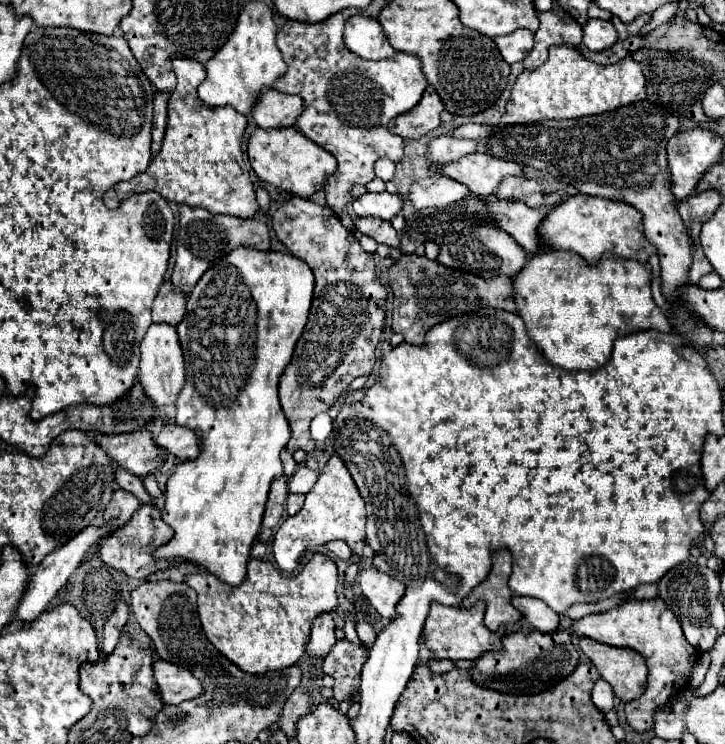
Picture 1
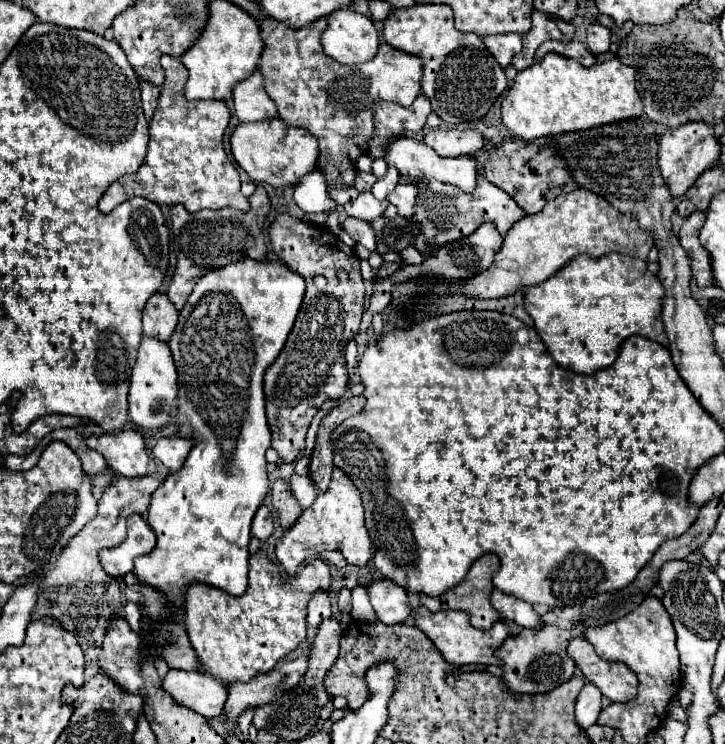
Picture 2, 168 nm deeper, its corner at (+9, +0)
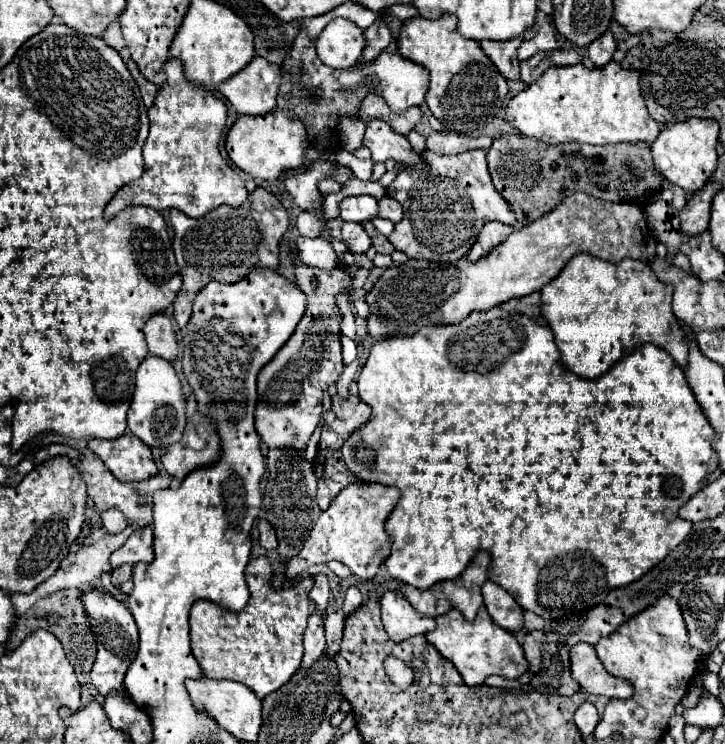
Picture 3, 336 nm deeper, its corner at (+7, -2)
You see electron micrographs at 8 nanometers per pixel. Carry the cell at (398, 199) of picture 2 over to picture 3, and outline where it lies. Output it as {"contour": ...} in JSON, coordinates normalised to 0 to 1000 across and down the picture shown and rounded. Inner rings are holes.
{"contour":[[[530,262],[527,267],[521,267],[521,292],[524,294],[535,294],[541,300],[549,300],[554,294],[554,278],[549,270],[543,270],[541,265]]]}

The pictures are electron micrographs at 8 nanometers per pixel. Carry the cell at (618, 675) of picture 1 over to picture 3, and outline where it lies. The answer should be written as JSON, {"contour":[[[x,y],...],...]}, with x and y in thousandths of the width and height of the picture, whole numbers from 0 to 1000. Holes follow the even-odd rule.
{"contour":[[[797,864],[786,872],[789,910],[800,918],[803,926],[819,934],[833,934],[839,940],[866,940],[872,937],[872,921],[861,913],[841,907],[828,891],[819,870],[814,864]]]}

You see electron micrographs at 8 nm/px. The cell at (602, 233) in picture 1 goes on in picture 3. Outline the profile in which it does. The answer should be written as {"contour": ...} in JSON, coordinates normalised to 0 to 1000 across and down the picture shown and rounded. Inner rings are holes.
{"contour":[[[792,259],[781,265],[770,281],[750,289],[748,294],[737,297],[728,305],[720,305],[709,313],[703,313],[687,335],[673,340],[670,345],[662,345],[662,351],[643,351],[637,345],[634,351],[623,351],[618,356],[585,351],[585,348],[563,348],[554,356],[535,359],[516,386],[505,394],[505,407],[510,413],[510,421],[505,426],[508,434],[508,450],[510,453],[563,453],[571,450],[585,437],[626,437],[640,431],[654,418],[673,418],[690,407],[698,407],[712,399],[731,397],[734,391],[745,391],[756,378],[761,378],[775,359],[792,345],[794,340],[817,340],[833,351],[858,351],[858,348],[897,348],[905,343],[905,319],[891,302],[891,292],[886,281],[877,276],[863,273],[844,273],[830,270],[808,259]]]}

